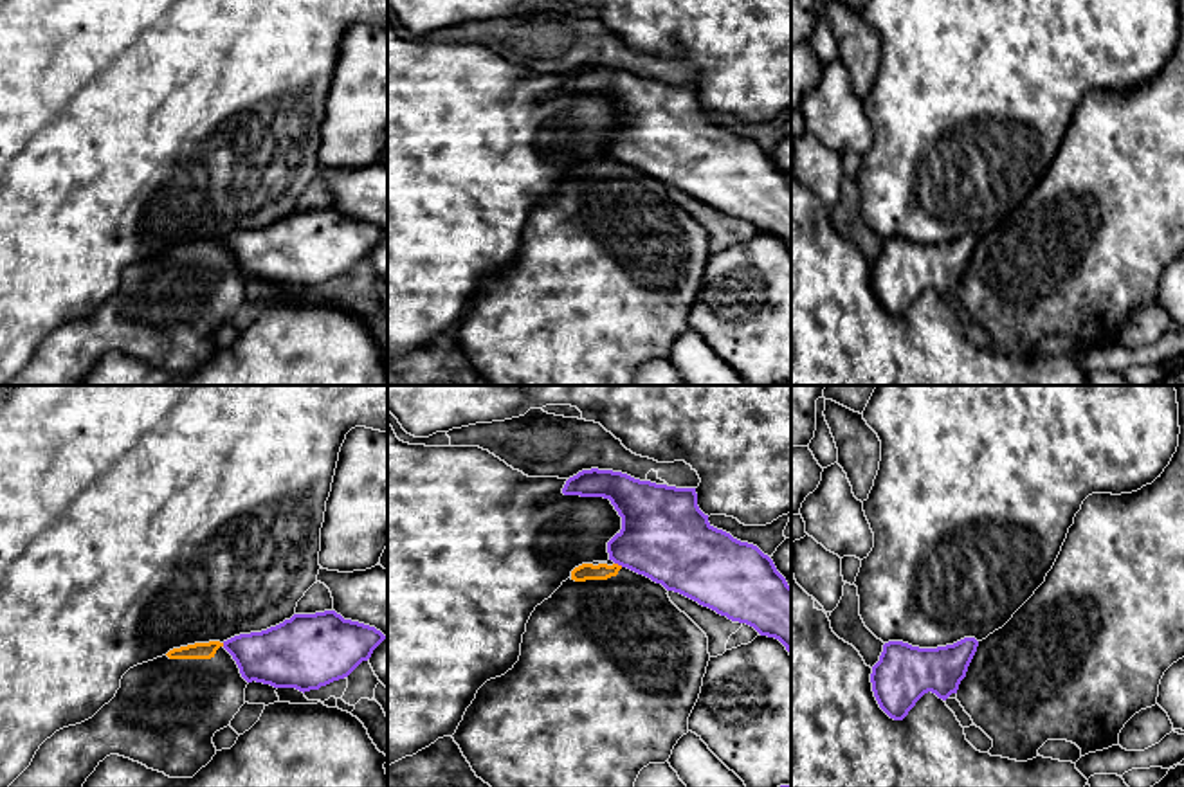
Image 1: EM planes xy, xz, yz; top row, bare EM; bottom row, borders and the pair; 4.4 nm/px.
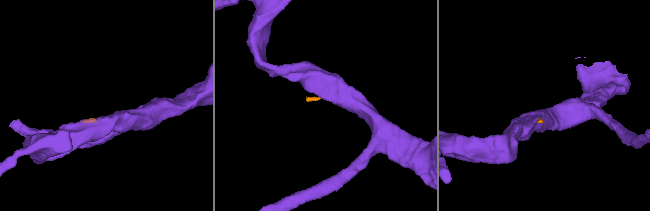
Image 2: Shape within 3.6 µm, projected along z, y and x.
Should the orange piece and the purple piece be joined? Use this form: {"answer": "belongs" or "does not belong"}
{"answer": "does not belong"}

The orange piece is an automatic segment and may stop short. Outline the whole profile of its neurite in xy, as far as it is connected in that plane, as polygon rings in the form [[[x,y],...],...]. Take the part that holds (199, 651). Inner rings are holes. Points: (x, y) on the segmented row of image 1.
[[[220,641],[173,648],[130,668],[108,704],[92,719],[47,738],[31,765],[9,787],[83,787],[110,755],[130,758],[169,778],[193,778],[216,755],[213,737],[227,728],[245,704],[247,684]]]

